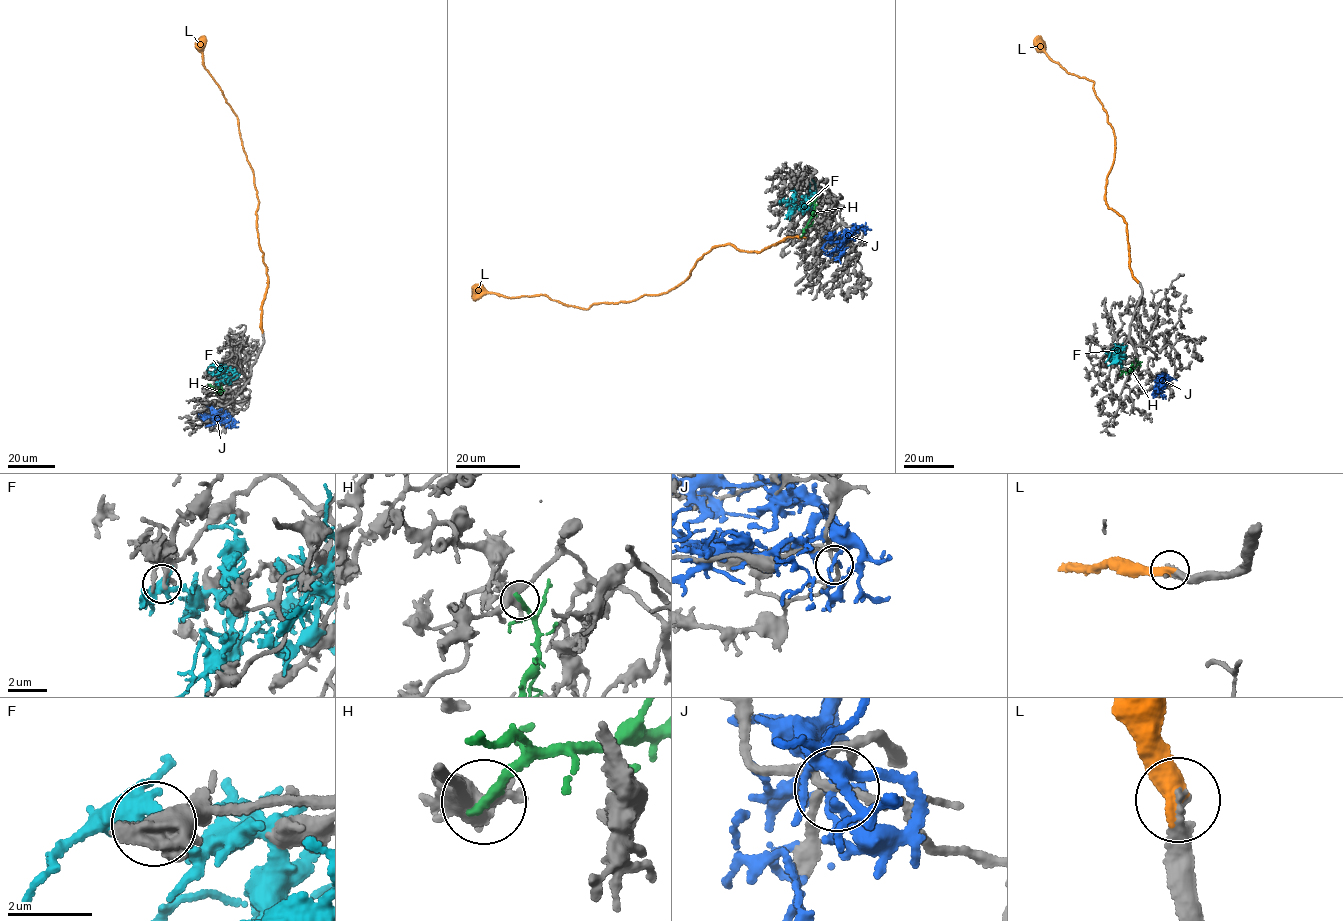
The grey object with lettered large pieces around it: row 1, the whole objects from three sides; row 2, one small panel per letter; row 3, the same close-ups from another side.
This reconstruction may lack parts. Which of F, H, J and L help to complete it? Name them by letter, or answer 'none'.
L

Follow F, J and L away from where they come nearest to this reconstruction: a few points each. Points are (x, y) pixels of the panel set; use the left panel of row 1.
F: (213, 365), (235, 374), (226, 383), (218, 382), (219, 385)
J: (232, 423), (235, 420), (231, 417), (216, 422), (199, 414), (200, 417)
L: (262, 331), (261, 303), (267, 275), (256, 229), (258, 197), (253, 170), (237, 117), (204, 67), (203, 35)

